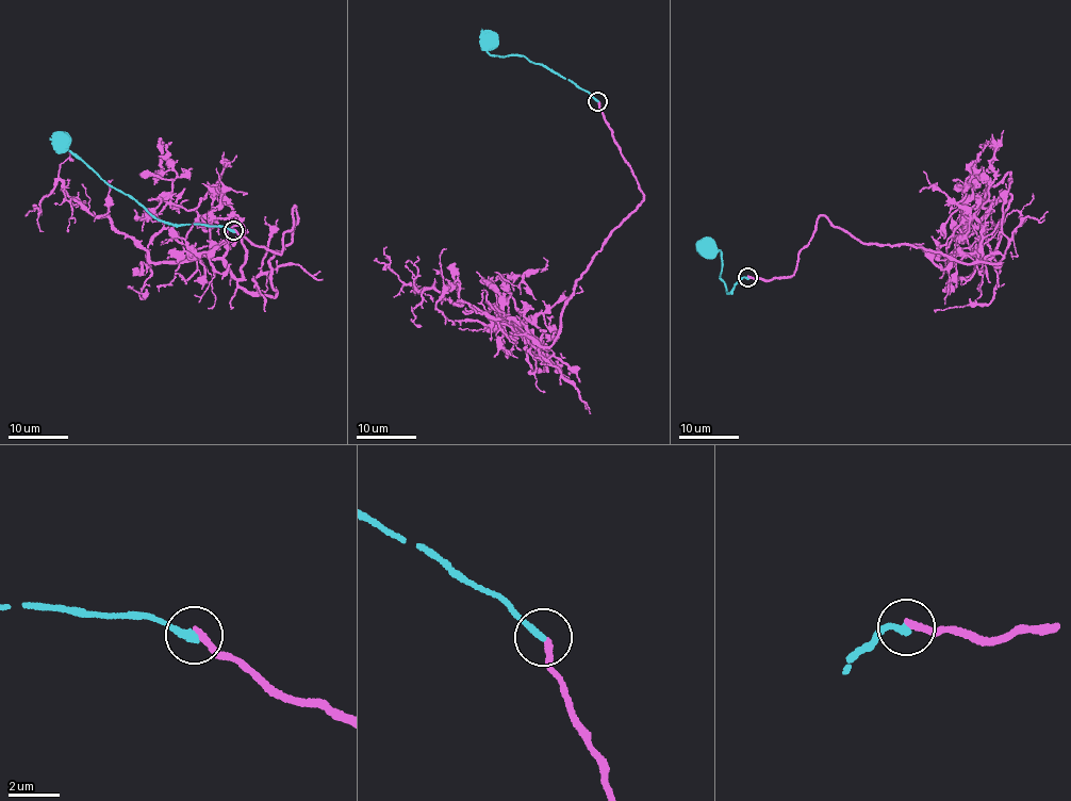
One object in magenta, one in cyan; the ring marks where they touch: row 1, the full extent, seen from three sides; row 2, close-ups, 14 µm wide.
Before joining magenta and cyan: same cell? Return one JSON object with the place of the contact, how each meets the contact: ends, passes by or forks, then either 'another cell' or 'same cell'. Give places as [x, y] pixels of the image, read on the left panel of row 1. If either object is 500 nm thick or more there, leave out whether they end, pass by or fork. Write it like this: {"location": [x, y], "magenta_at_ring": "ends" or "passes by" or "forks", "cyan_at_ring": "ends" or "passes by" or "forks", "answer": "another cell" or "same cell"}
{"location": [233, 230], "magenta_at_ring": "ends", "cyan_at_ring": "ends", "answer": "another cell"}

